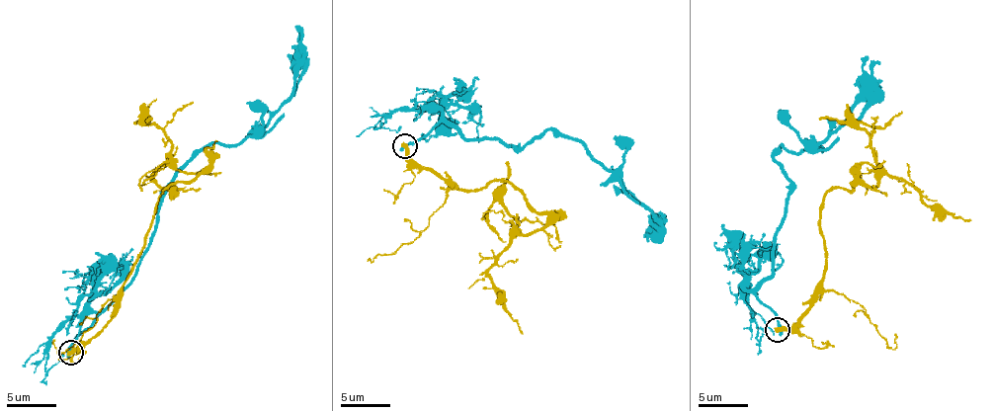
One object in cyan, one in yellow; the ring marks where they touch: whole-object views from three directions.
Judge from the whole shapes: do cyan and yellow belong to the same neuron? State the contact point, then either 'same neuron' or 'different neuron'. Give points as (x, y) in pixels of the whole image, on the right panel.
at (778, 329); different neuron

